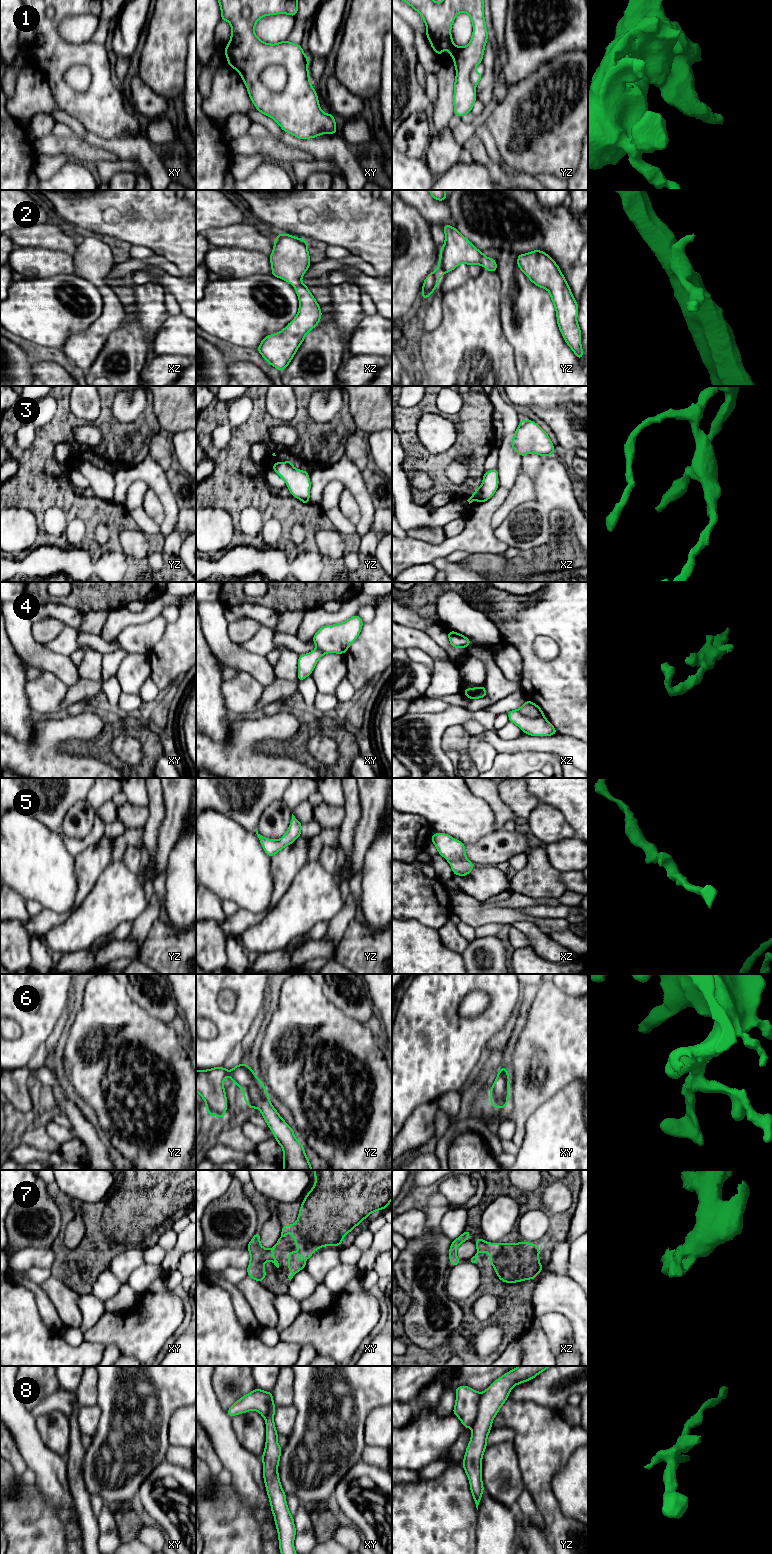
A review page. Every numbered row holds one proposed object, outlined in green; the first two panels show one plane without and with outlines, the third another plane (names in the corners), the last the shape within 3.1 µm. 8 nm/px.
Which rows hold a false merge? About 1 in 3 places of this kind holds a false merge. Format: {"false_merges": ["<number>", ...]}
{"false_merges": ["1", "4", "8"]}

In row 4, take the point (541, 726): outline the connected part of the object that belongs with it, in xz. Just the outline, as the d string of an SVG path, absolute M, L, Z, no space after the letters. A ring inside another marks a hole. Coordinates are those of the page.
M517 710L509 711L509 721L516 724L523 732L531 736L551 736L557 734L554 726L545 718L529 719Z

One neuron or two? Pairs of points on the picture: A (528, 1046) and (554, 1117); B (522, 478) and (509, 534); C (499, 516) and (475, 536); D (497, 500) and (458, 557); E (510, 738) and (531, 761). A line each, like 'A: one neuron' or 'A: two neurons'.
A: two neurons
B: two neurons
C: two neurons
D: two neurons
E: two neurons

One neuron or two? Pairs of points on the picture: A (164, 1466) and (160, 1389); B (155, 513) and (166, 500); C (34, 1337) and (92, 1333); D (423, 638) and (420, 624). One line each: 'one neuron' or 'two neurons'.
A: two neurons
B: two neurons
C: two neurons
D: two neurons

